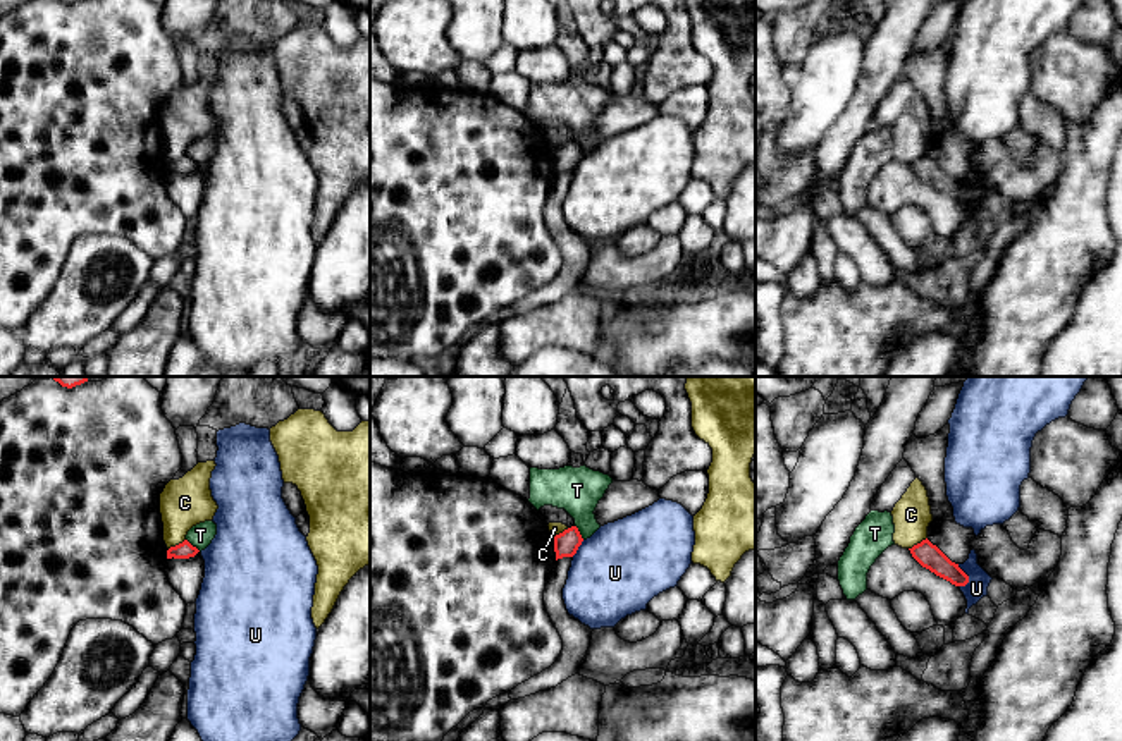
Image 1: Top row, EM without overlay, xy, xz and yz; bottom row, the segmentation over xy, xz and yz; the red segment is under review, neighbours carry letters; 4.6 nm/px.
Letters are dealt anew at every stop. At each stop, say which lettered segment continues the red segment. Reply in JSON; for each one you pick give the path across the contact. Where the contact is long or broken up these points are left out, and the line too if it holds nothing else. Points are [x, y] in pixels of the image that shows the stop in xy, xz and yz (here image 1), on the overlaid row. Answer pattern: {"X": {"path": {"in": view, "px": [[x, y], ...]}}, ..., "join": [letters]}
{"join": []}

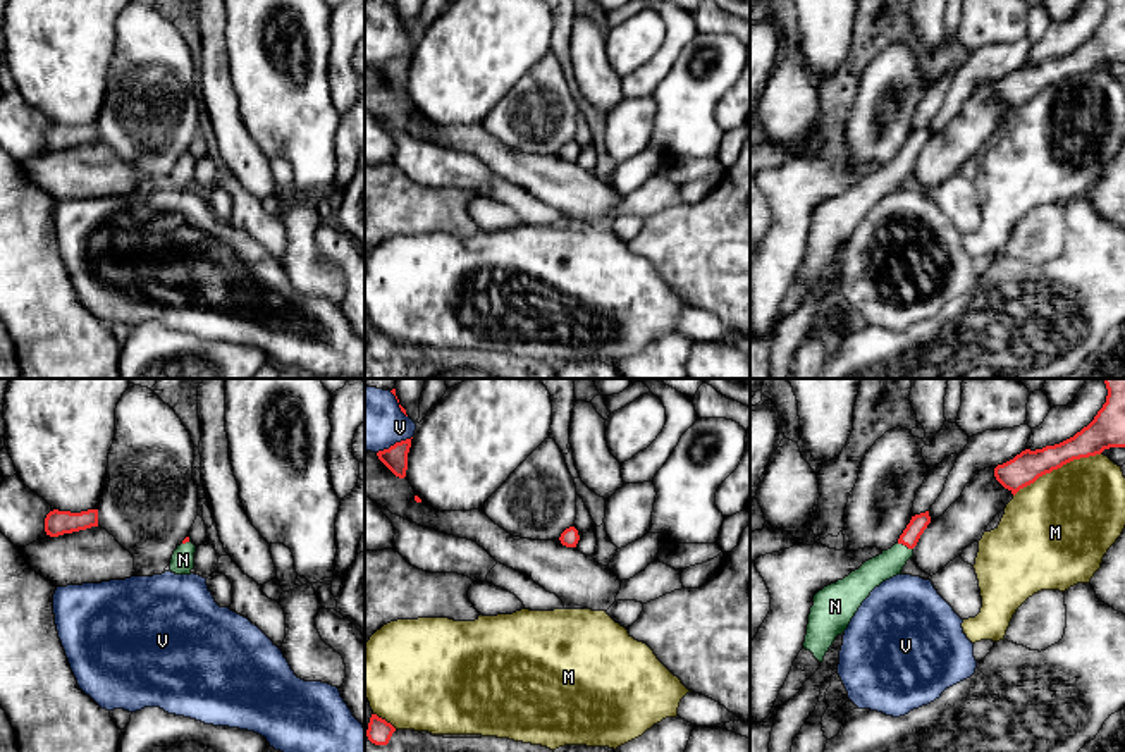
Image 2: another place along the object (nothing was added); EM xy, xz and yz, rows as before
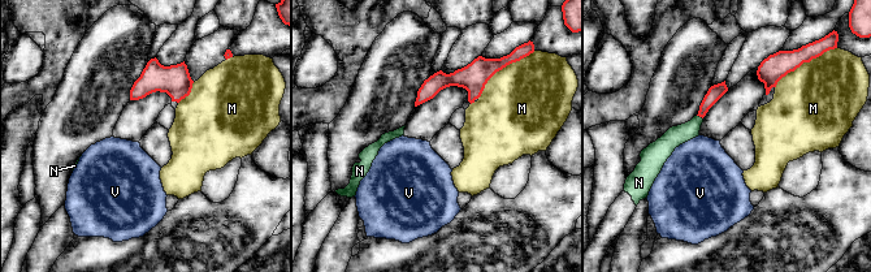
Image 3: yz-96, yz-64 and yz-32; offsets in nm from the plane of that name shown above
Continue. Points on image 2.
{"N": {"path": {"in": "yz", "px": [[910, 536], [905, 544], [890, 563]]}}, "join": ["N"]}

